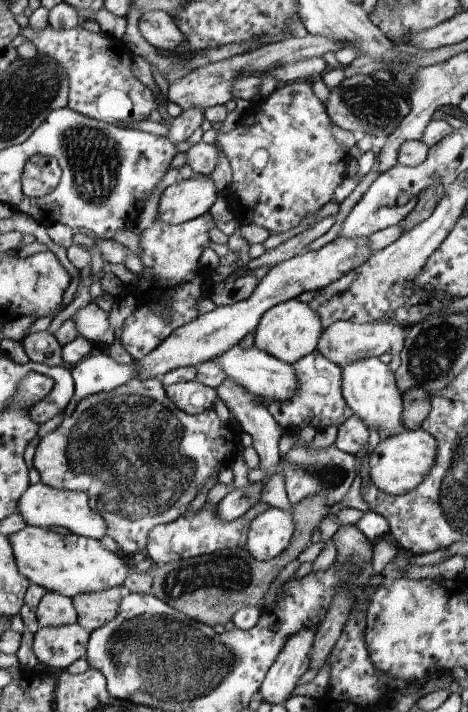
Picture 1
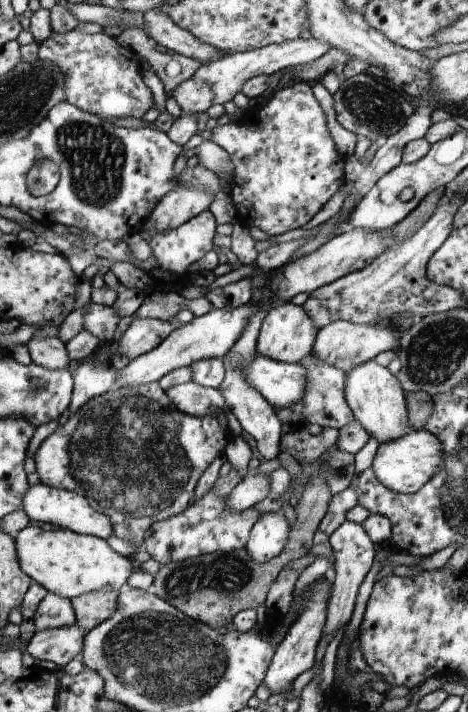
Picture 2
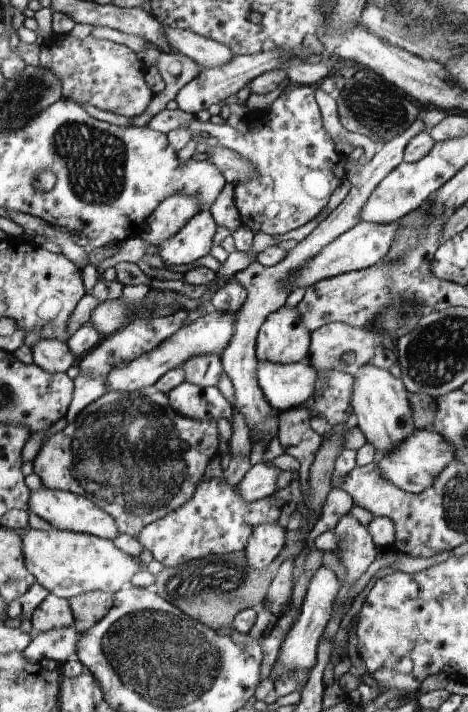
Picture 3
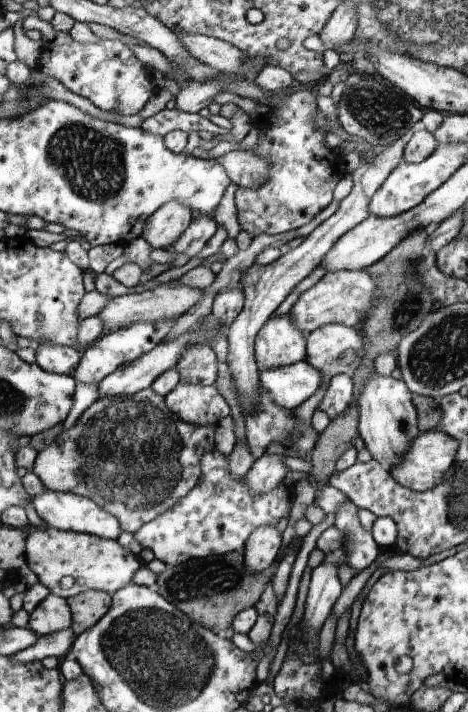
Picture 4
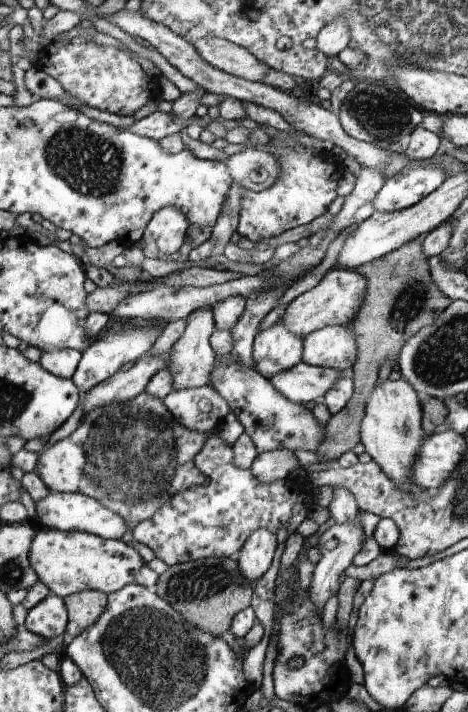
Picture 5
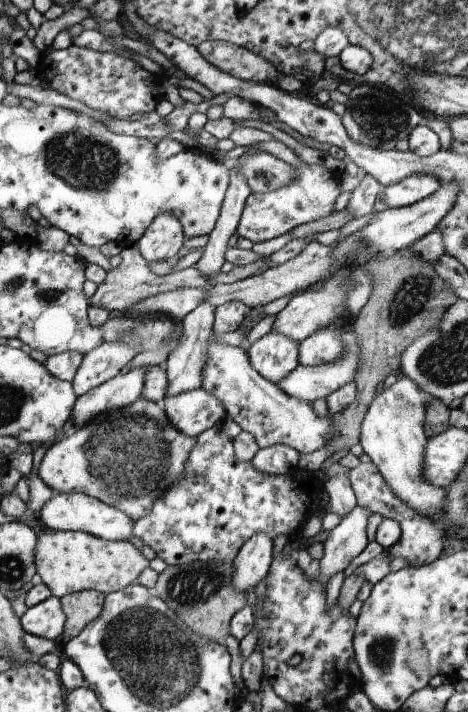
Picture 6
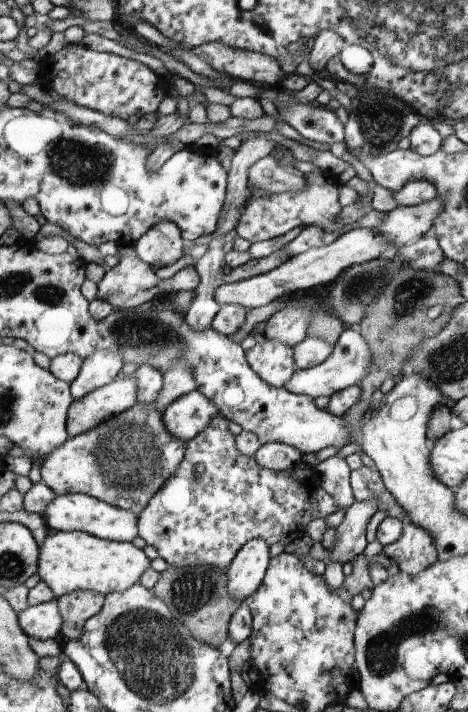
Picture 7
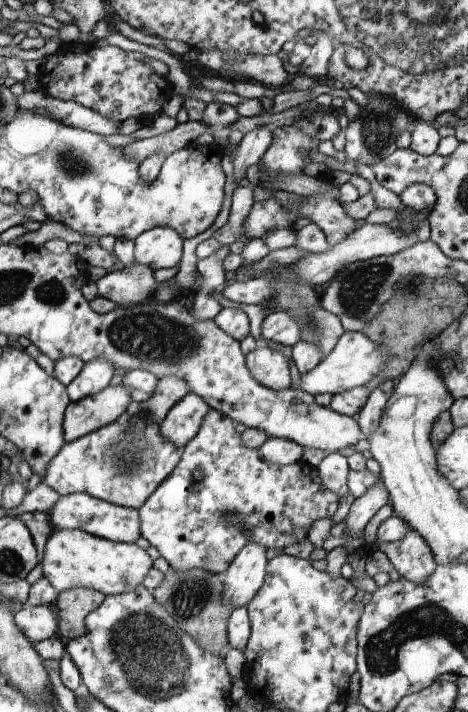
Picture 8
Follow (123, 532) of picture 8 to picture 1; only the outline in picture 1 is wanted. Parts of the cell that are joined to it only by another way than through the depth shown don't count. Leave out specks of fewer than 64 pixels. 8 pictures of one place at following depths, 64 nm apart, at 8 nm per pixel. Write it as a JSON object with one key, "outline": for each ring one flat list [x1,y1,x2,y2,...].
{"outline":[[40,481,31,484,25,494,21,496,18,512,24,517,28,525,47,529,50,526,64,526,75,535,100,540,107,535,107,522,94,508,90,508,89,497,87,490,55,489]]}

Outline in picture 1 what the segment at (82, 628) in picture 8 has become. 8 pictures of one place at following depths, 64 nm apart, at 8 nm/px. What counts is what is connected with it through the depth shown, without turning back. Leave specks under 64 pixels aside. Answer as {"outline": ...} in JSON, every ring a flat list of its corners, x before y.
{"outline":[[120,587,107,591,76,595,73,603,77,609,77,623,90,633,109,623,121,608]]}

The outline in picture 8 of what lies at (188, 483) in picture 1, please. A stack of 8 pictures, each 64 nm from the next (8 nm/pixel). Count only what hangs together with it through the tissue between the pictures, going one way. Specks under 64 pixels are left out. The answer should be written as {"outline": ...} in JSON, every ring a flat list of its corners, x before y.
{"outline":[[132,403,122,418,94,430,65,447,50,460,42,481,59,496,85,493,114,505,141,510,158,486,169,479,181,462,183,450,162,436,142,404]]}

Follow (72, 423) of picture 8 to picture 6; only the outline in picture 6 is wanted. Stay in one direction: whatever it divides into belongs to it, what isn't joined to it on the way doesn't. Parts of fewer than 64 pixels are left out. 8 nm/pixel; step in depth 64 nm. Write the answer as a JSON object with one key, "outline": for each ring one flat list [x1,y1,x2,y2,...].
{"outline":[[145,367,127,370,113,379,94,387,77,398,73,408,73,424,78,430,88,425,96,416,137,402,145,384]]}

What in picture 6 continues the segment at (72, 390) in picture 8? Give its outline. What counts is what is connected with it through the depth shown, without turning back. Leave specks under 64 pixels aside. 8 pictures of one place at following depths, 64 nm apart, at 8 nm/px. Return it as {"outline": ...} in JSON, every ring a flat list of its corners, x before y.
{"outline":[[104,343,87,352,71,382,74,392,79,397,113,379,138,352,135,345,126,343]]}

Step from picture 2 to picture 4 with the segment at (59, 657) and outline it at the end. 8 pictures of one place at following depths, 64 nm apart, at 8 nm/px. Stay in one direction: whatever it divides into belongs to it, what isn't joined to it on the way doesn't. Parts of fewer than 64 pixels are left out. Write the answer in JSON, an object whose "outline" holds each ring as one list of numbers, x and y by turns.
{"outline":[[70,629,48,636,39,636,31,647,12,655,11,660,15,660,18,664,26,664,44,660,47,656,70,657,71,644,74,638,75,636]]}

